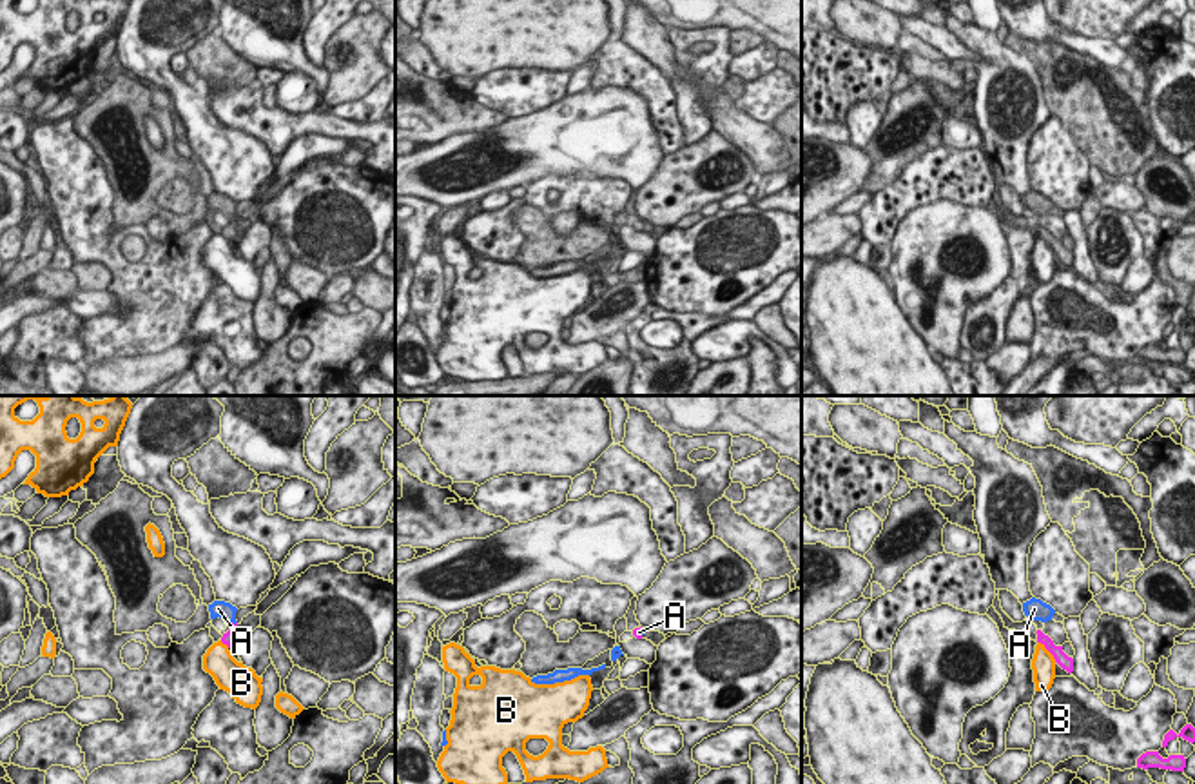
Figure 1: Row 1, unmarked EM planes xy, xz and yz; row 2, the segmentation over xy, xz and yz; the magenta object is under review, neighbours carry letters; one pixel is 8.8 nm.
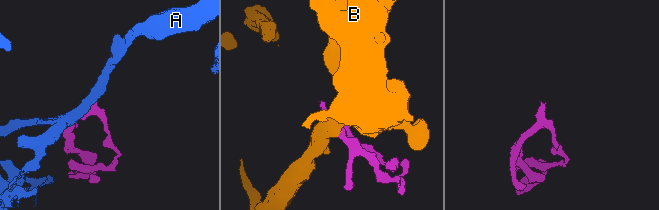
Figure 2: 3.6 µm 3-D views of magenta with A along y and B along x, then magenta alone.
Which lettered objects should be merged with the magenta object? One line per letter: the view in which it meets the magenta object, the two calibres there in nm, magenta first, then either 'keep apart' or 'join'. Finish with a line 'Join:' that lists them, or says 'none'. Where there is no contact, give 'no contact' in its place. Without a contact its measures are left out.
A: xy | 120/160 nm | join
B: yz | 130/220 nm | keep apart
Join: A

